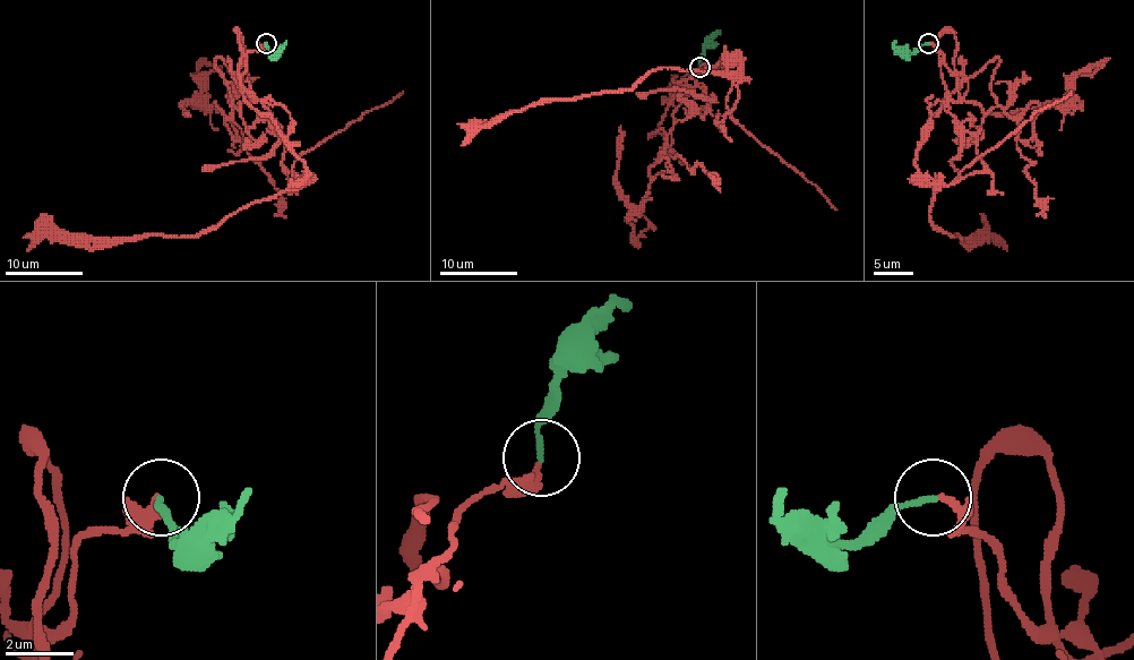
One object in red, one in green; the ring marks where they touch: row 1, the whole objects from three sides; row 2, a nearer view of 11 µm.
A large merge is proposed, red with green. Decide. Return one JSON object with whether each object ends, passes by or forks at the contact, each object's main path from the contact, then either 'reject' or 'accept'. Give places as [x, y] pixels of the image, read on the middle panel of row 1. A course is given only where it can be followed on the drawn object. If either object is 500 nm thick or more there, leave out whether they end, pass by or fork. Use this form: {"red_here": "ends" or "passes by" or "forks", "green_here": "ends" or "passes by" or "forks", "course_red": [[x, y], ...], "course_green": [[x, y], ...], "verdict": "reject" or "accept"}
{"red_here": "ends", "green_here": "ends", "course_red": [[701, 67], [673, 96], [679, 83], [739, 56], [726, 71], [658, 67], [630, 88], [541, 99], [461, 145]], "course_green": [[701, 67], [704, 45], [720, 34]], "verdict": "accept"}

